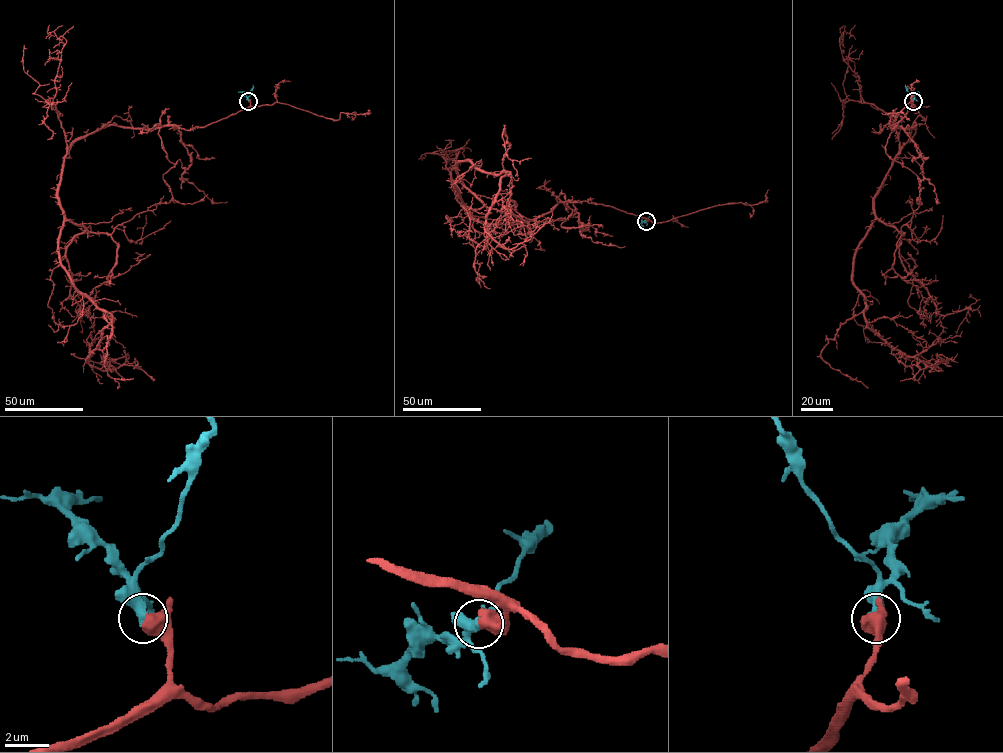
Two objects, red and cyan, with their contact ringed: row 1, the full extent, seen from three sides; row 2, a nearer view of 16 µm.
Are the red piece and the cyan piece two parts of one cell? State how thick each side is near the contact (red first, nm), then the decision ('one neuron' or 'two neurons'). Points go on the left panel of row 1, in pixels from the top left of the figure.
550 nm thick on the red side, 550 nm on the other; one neuron

